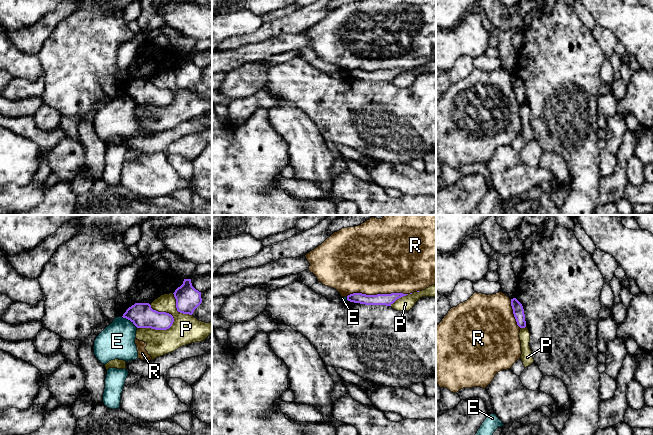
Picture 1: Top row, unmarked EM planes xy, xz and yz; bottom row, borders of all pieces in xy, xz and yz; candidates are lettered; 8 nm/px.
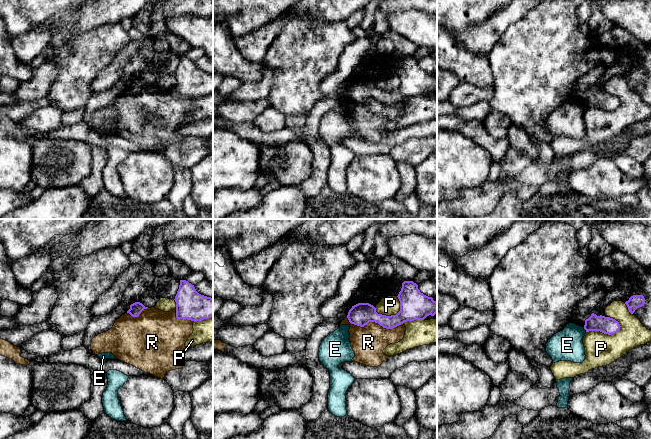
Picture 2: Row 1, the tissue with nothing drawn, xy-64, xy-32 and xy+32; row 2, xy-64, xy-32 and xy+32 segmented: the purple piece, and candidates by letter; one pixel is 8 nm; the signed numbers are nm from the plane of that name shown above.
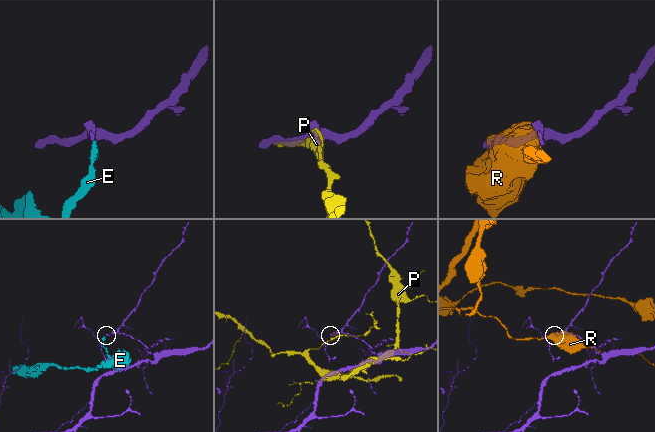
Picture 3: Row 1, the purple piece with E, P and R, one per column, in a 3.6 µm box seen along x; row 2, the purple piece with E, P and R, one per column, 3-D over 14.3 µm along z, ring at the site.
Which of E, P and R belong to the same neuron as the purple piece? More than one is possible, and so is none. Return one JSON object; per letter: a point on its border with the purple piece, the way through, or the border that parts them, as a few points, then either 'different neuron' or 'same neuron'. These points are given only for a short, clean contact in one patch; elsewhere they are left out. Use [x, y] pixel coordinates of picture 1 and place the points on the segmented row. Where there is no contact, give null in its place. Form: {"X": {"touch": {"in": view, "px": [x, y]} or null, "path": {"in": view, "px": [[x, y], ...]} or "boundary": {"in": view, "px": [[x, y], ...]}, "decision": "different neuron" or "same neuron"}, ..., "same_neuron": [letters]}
{"E": {"touch": {"in": "xy", "px": [130, 320]}, "boundary": {"in": "xy", "px": [[122, 316], [129, 319], [137, 327]]}, "decision": "different neuron"}, "P": {"touch": {"in": "xy", "px": [159, 329]}, "decision": "different neuron"}, "R": {"touch": {"in": "xz", "px": [377, 294]}, "decision": "different neuron"}, "same_neuron": []}

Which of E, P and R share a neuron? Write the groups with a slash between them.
E / P / R

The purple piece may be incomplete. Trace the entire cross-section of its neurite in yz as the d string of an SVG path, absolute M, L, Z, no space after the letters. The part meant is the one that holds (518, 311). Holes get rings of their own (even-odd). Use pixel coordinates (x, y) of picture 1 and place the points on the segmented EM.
M511 299L511 306L513 309L513 314L516 319L517 325L520 328L526 327L525 314L522 304L516 299Z

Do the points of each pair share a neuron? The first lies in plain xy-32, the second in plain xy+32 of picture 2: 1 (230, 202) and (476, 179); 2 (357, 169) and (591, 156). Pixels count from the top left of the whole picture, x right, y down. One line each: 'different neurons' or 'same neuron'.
1: different neurons
2: different neurons

